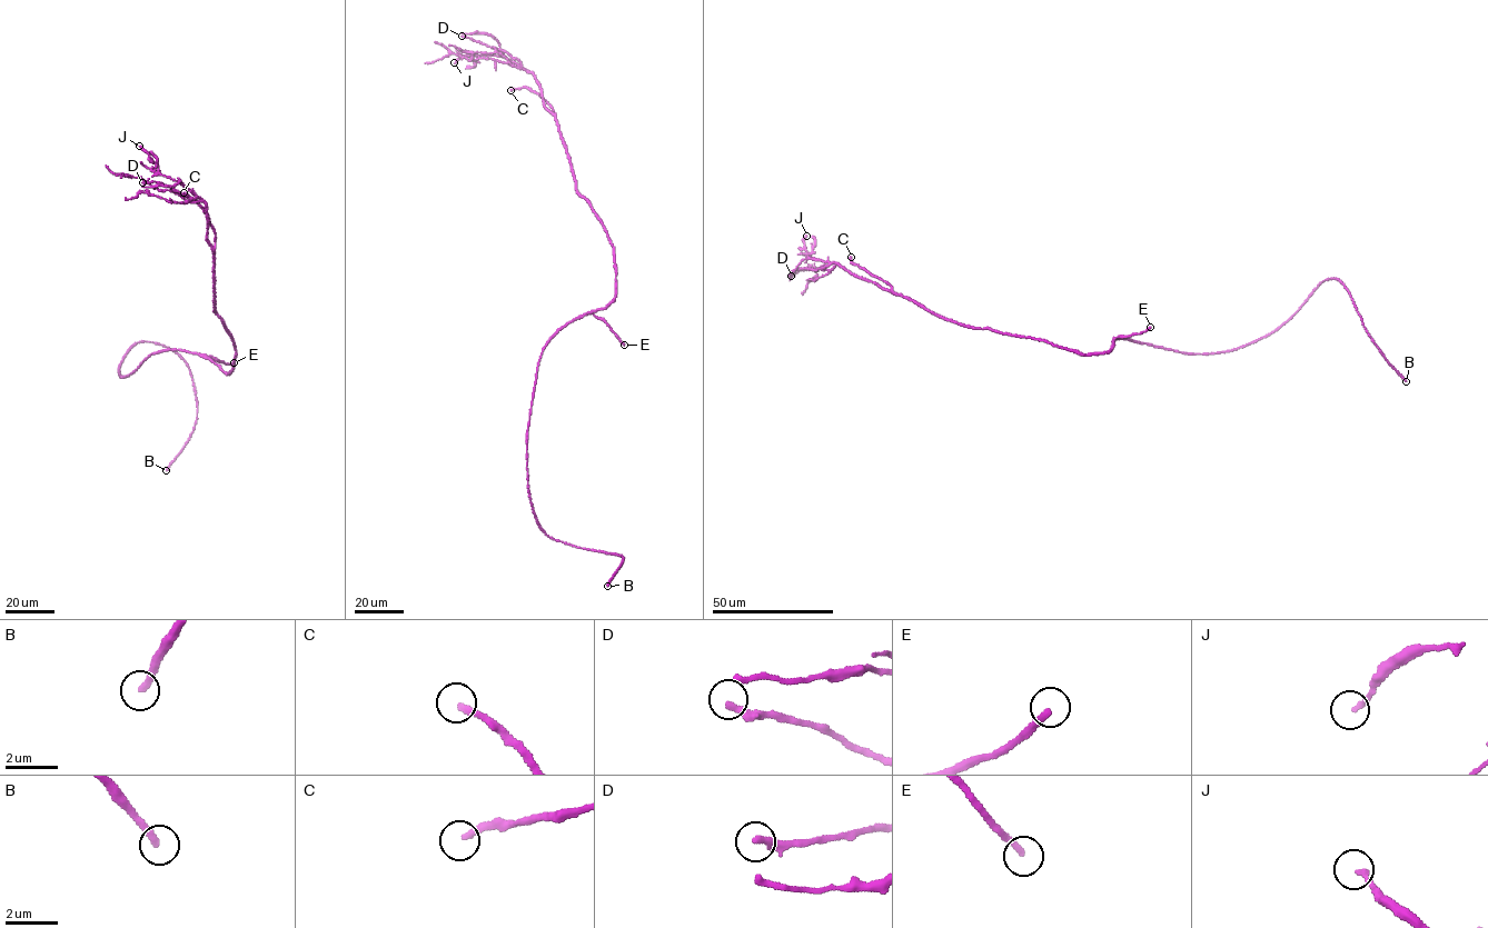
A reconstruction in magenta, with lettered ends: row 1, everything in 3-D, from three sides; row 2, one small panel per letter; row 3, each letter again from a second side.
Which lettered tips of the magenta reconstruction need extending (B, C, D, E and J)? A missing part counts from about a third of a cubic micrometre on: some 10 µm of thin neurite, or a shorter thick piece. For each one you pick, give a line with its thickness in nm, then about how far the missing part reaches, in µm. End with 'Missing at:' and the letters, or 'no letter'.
C: Thickness 240 nm. Missing length about 50 µm
E: Thickness 240 nm. Missing length about 70 µm
Missing at: C, E

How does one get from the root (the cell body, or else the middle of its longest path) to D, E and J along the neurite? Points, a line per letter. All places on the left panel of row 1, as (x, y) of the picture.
D: (204, 356), (228, 375), (236, 355), (215, 311), (207, 206), (160, 182), (142, 182)
E: (204, 356), (228, 365), (234, 362)
J: (204, 356), (228, 375), (236, 355), (215, 311), (207, 206), (179, 182), (157, 173), (139, 146)

